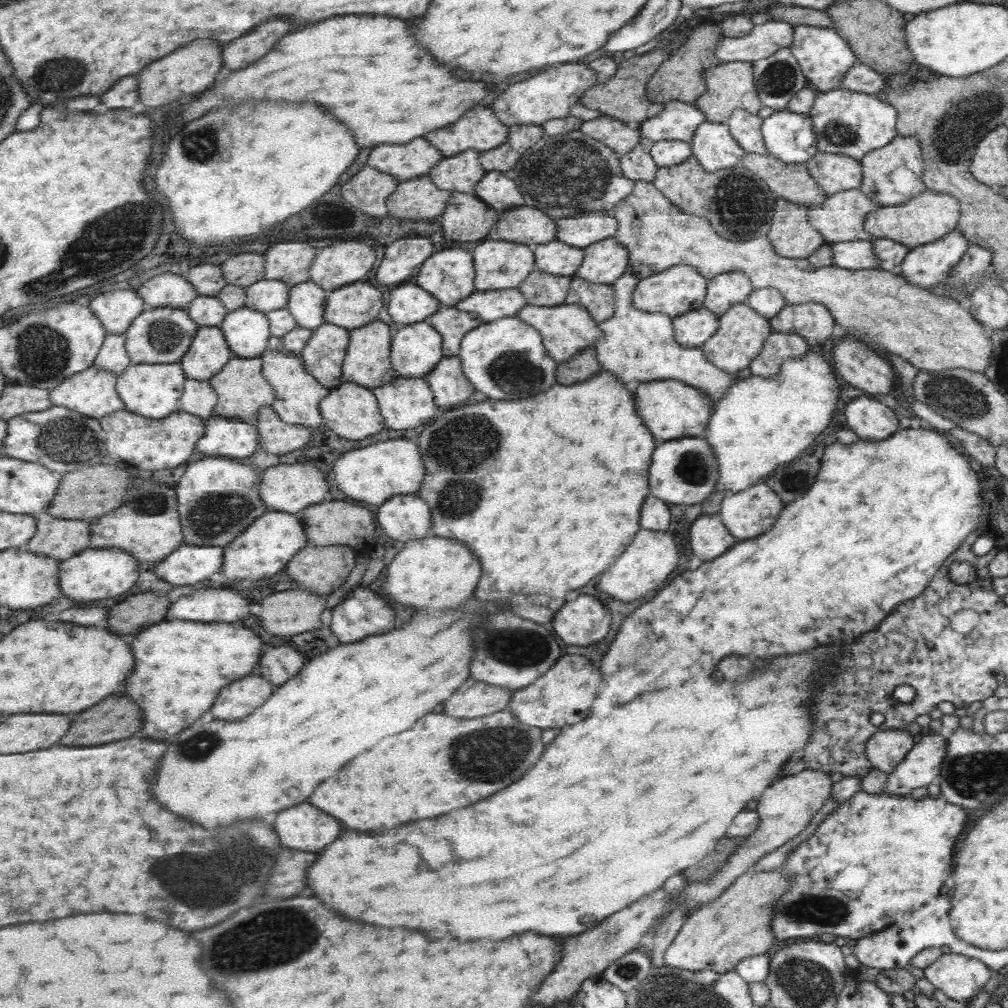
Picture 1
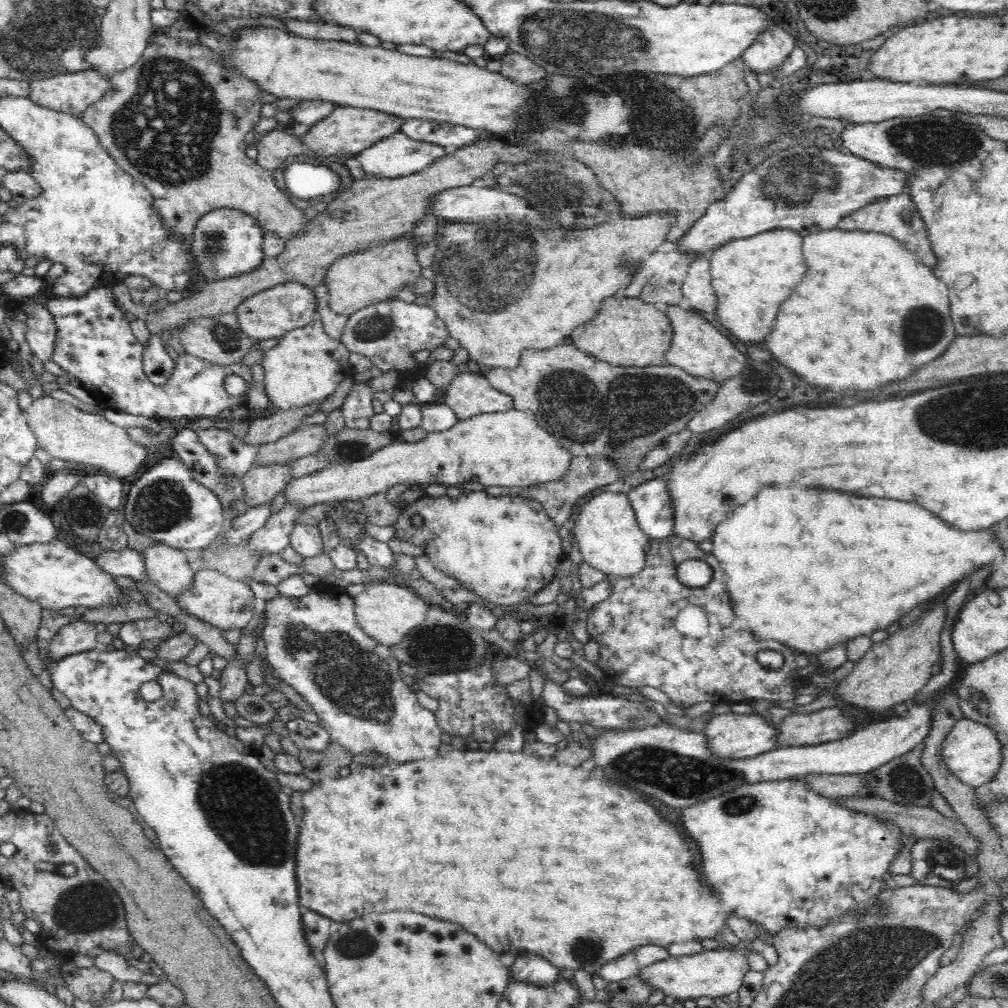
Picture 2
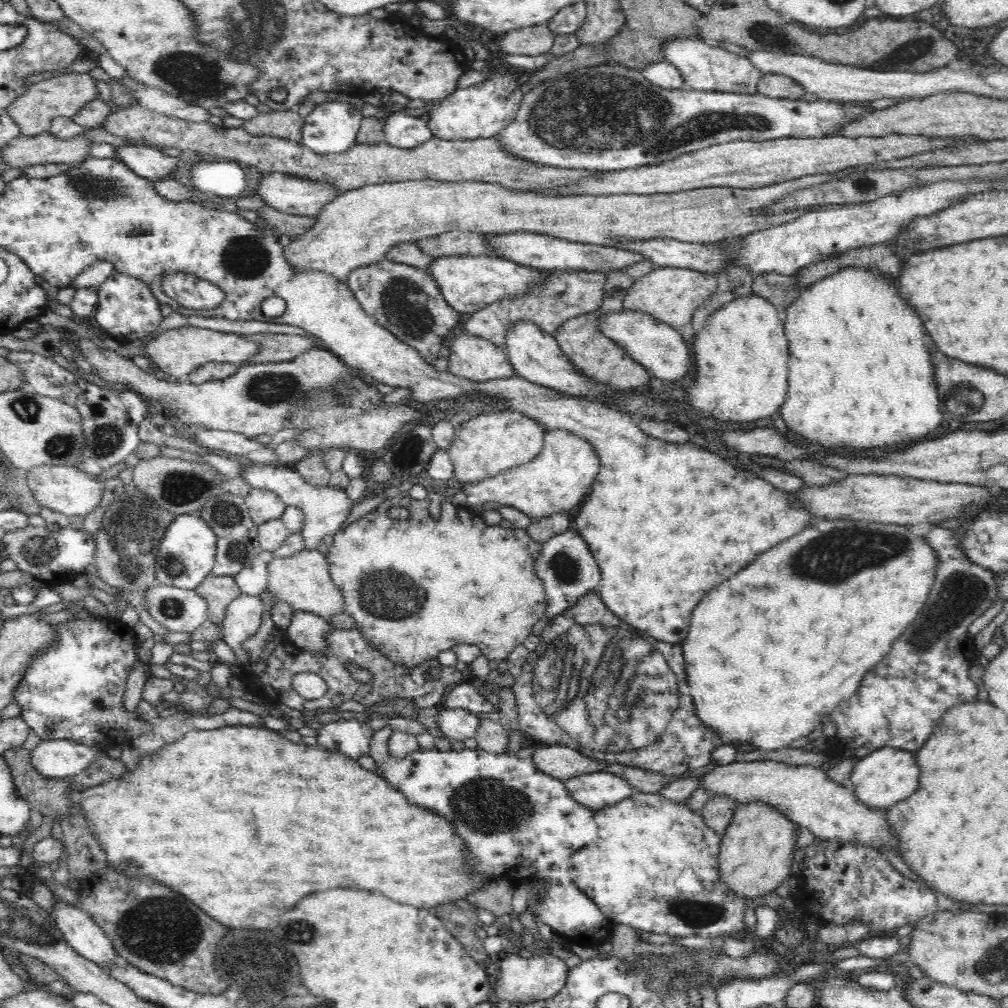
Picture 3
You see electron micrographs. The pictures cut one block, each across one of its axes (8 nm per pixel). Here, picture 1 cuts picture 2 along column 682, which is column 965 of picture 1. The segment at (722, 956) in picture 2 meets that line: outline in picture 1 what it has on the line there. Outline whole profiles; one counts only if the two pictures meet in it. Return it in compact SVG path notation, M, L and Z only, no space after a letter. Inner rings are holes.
M941 954L923 970L923 978L941 990L947 998L969 1002L981 986L987 984L991 970L987 964L961 954Z

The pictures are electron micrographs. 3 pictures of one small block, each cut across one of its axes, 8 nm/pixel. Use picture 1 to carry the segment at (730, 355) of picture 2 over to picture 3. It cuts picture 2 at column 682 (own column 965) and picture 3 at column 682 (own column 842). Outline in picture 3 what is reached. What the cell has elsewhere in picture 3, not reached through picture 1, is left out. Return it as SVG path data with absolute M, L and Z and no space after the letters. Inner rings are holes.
M656 268L646 276L640 276L632 284L632 288L626 294L624 310L642 310L648 312L652 318L672 326L672 328L684 328L692 322L694 312L718 290L718 278L700 274L688 268Z

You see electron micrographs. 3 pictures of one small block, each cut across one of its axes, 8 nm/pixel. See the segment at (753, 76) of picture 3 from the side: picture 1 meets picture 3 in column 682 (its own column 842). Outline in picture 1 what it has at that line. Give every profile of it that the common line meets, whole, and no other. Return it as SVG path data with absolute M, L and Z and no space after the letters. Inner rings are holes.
M793 26L793 44L789 48L793 60L797 66L801 66L801 74L805 76L807 84L815 92L827 92L827 90L839 90L841 78L847 70L853 68L855 56L849 48L849 44L833 30L833 28L821 28L821 26Z

